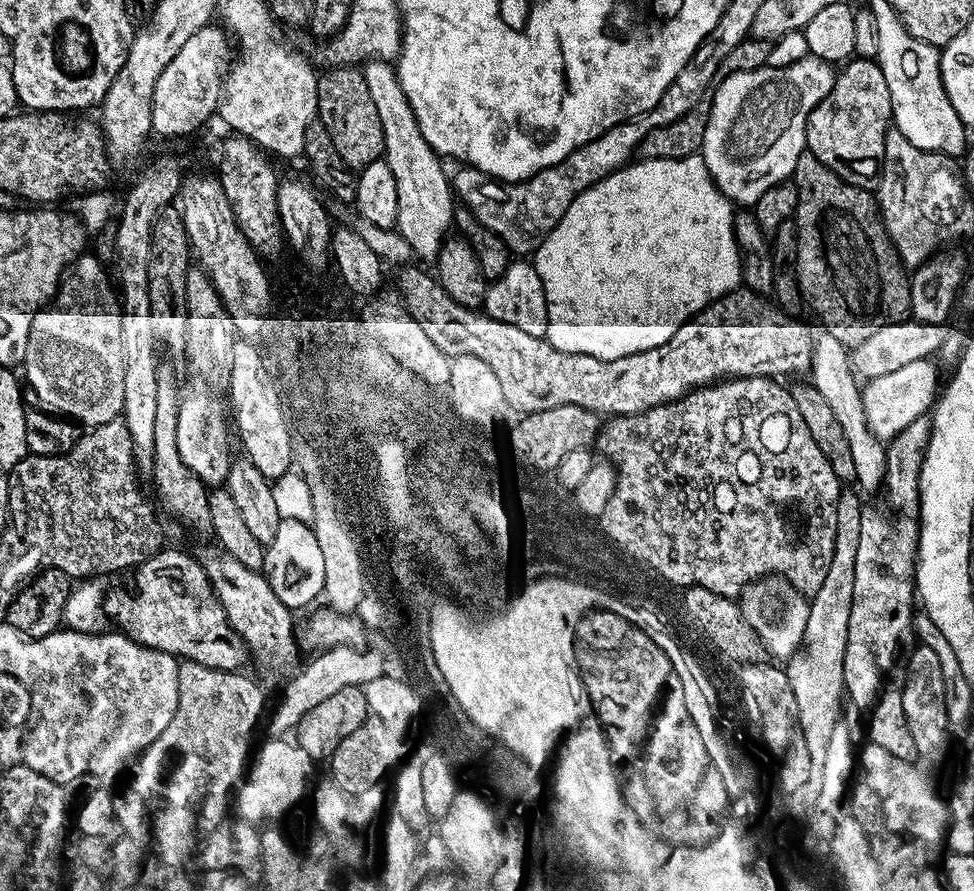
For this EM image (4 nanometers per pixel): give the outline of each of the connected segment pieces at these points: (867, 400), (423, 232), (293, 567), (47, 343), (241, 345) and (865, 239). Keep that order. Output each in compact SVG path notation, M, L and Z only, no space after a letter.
M931 359L910 362L910 366L894 370L894 374L882 374L882 378L874 378L863 385L862 397L866 422L881 442L893 440L899 432L906 430L906 426L910 426L910 422L914 422L914 418L925 415L935 405L938 399L938 387L936 388L936 368L932 363Z
M372 58L363 65L362 71L366 78L366 86L370 86L370 98L374 98L378 118L382 118L386 159L398 186L398 214L395 230L410 244L413 257L421 256L428 262L435 261L454 224L454 193L449 173L447 171L444 173L444 168L440 165L443 164L441 157L436 155L434 149L426 142L426 138L422 138L422 130L418 130L414 110L410 110L410 102L406 102L406 94L402 94L402 86L396 77L395 67L387 59Z
M281 519L278 534L264 549L262 571L270 590L290 609L304 608L316 595L319 597L324 591L325 563L313 529L302 521Z
M96 255L76 257L61 279L54 299L37 312L30 326L22 365L23 379L26 384L28 379L41 405L81 425L88 424L84 426L105 424L117 419L124 411L124 313L120 311L117 289L104 272L107 272L105 265Z
M244 338L237 339L226 396L230 401L230 416L234 421L235 435L236 432L240 435L240 444L244 447L243 455L250 462L254 462L254 466L258 466L259 473L267 480L275 482L293 467L292 432L284 421L284 404L280 401L281 389L261 349L255 343L252 344L247 344Z
M807 150L798 158L790 178L796 183L798 190L798 206L794 217L796 221L796 280L800 283L800 292L805 298L807 307L813 308L817 318L824 323L821 324L823 331L834 334L834 338L838 338L838 342L842 342L846 346L855 346L866 342L866 338L870 338L870 334L874 334L874 330L887 324L897 324L899 320L909 319L912 310L910 276L896 252L896 247L892 245L892 240L888 236L884 220L880 217L880 205L875 195L868 188L859 188L840 179L838 174L834 174L834 170L822 166L822 162L818 162L818 158L814 158L814 154Z

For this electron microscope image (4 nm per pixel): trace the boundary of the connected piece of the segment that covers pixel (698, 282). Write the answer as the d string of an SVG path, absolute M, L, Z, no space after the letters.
M700 154L678 158L677 160L637 159L627 166L617 168L605 180L592 184L566 210L566 214L550 230L540 247L534 253L534 263L542 278L542 286L548 303L548 335L547 340L558 350L570 354L590 354L594 358L613 360L630 354L638 354L642 350L650 350L654 346L662 346L687 320L702 311L707 304L726 295L742 284L742 257L736 246L736 235L732 229L734 204L716 188L706 168L706 162Z

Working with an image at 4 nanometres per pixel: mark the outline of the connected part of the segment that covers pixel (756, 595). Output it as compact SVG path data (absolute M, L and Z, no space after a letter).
M761 576L744 589L738 600L746 622L756 631L756 637L764 643L769 657L797 655L804 642L809 601L783 576Z

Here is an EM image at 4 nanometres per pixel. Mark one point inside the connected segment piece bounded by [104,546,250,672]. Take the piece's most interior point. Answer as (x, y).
(173, 609)

